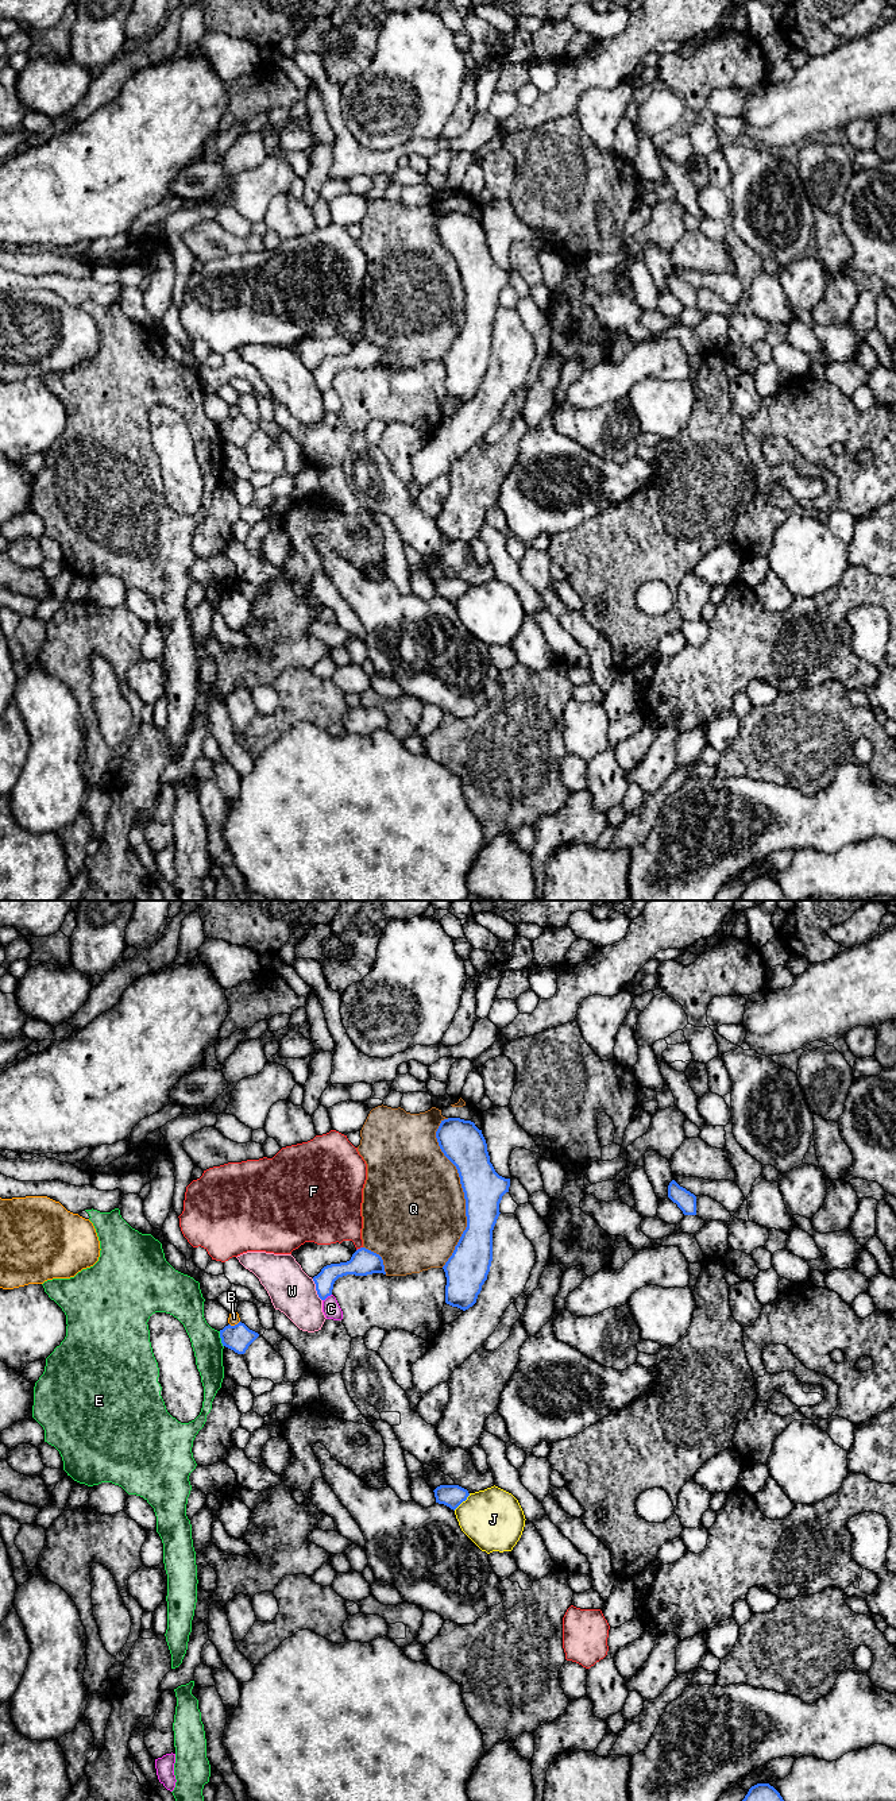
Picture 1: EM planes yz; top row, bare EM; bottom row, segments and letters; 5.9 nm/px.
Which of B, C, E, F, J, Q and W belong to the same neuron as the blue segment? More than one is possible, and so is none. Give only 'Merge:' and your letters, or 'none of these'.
Merge: none of these

